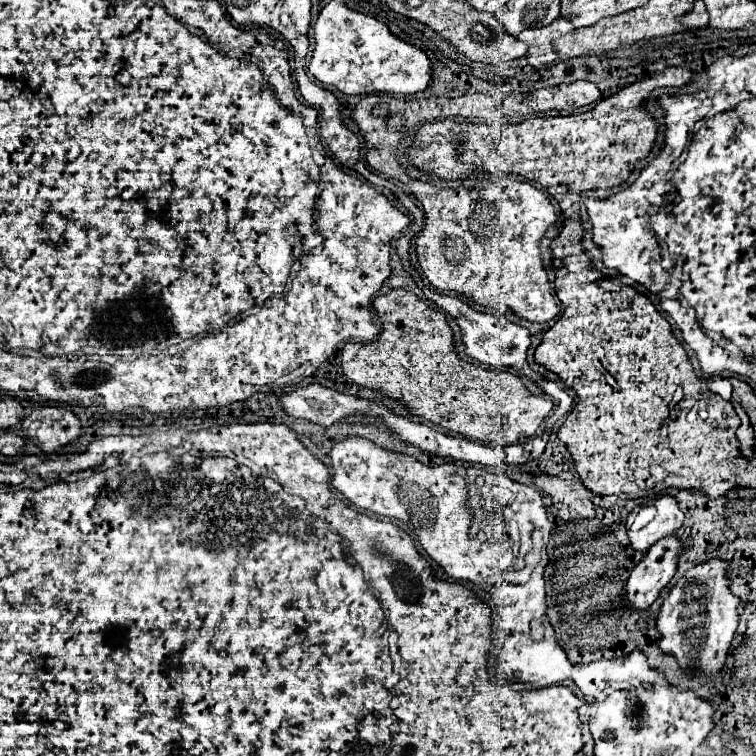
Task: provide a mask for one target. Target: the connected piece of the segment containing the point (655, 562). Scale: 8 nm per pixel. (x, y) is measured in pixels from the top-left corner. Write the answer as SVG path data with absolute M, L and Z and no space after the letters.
M665 537L653 545L645 559L635 565L627 581L627 599L637 611L649 609L659 597L661 589L671 581L677 569L677 559L681 555L679 539Z

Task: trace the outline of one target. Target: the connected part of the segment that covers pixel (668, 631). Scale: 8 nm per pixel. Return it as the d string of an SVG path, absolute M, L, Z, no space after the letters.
M711 559L709 563L695 565L683 579L669 591L663 601L655 629L661 635L657 647L665 655L673 655L685 675L701 675L705 681L721 673L731 639L737 629L737 605L741 601L729 591L725 561Z

